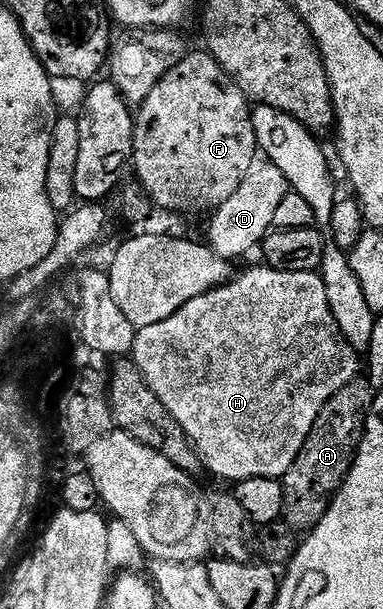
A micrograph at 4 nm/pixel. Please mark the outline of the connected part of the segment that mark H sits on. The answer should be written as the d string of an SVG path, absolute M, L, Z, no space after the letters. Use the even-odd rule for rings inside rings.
M268 267L260 268L249 269L246 273L238 272L225 284L218 285L216 289L191 299L191 303L175 311L175 315L171 315L163 323L138 329L131 354L132 361L137 364L137 370L143 380L149 384L151 391L155 391L159 403L163 403L163 407L167 407L167 411L179 423L179 427L183 427L186 437L189 438L189 444L197 450L202 466L230 483L260 477L284 478L286 471L295 463L303 443L307 443L307 435L311 435L311 427L315 427L315 419L319 419L319 411L323 411L331 395L335 395L343 387L347 387L347 383L358 380L359 377L357 373L359 353L344 338L335 316L332 315L327 290L320 272L292 273Z

